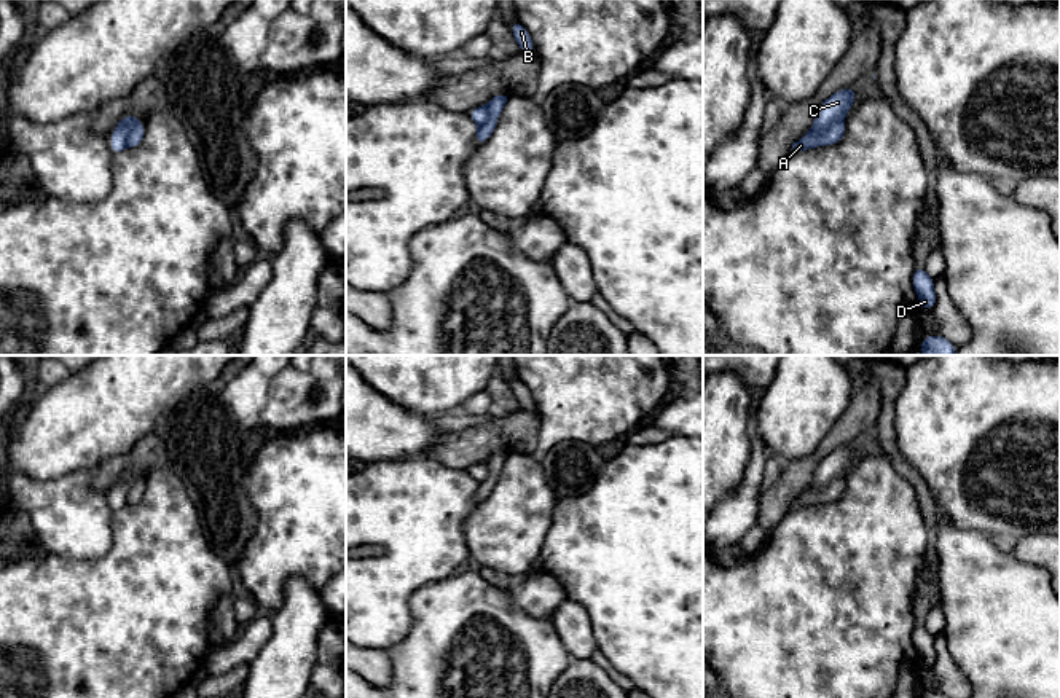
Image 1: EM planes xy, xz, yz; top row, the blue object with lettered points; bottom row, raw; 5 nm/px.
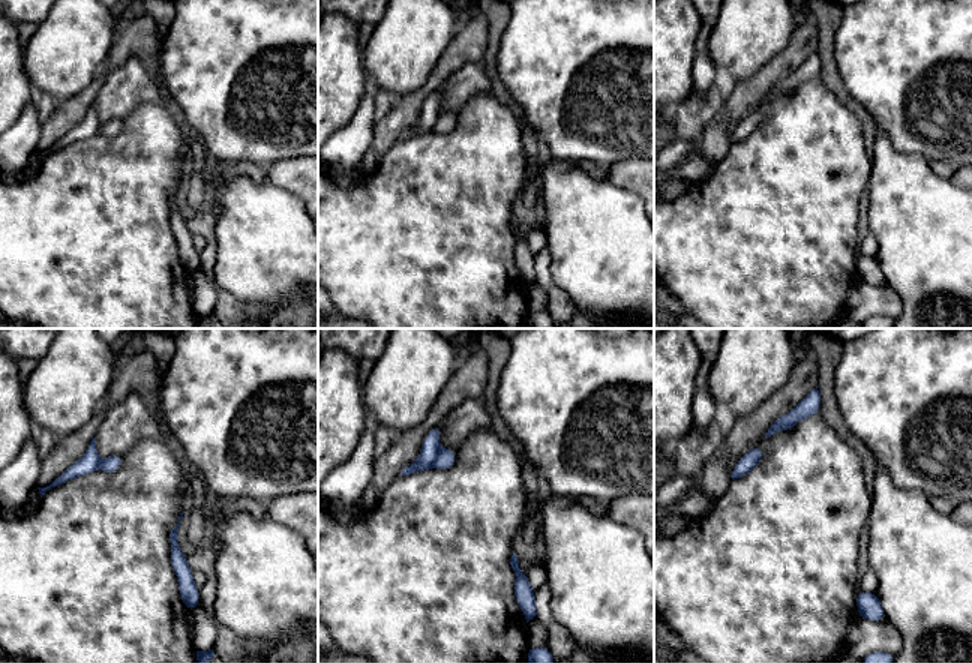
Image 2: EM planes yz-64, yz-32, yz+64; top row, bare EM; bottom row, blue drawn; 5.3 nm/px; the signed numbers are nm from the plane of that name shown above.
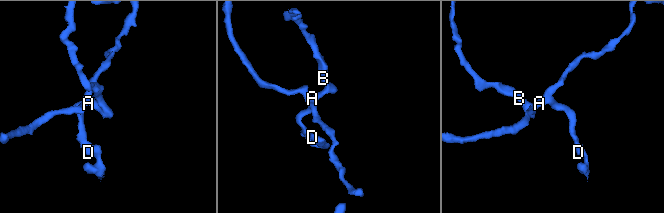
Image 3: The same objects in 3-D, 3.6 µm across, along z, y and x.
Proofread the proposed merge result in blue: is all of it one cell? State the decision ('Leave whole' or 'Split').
Split

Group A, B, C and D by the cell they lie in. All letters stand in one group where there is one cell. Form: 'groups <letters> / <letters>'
groups A B D / C

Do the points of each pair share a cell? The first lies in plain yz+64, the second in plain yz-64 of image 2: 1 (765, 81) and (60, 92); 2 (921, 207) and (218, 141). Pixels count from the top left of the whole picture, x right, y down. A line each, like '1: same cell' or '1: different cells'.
1: different cells
2: different cells

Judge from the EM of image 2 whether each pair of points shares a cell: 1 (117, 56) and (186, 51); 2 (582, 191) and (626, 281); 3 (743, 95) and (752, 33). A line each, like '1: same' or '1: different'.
1: different
2: same
3: different

